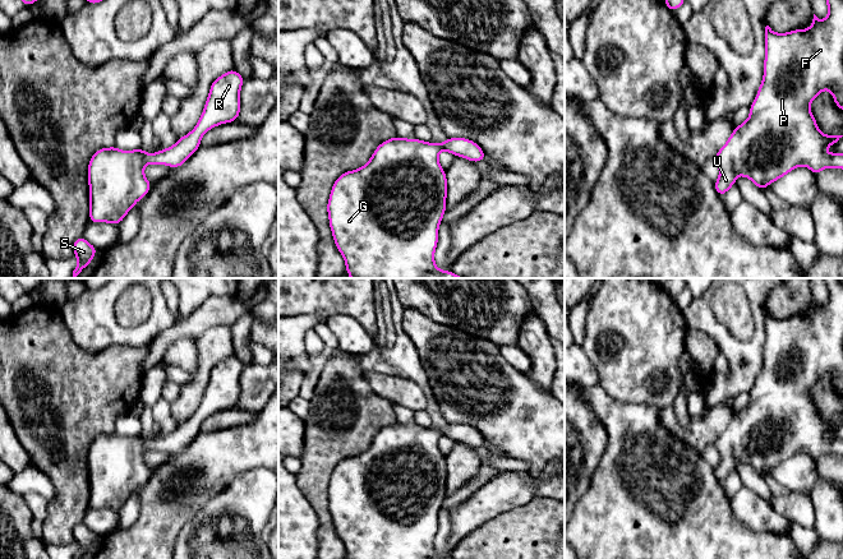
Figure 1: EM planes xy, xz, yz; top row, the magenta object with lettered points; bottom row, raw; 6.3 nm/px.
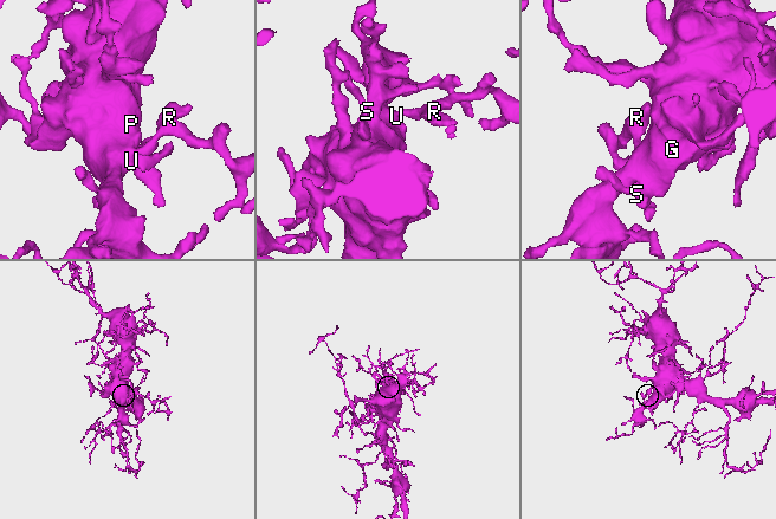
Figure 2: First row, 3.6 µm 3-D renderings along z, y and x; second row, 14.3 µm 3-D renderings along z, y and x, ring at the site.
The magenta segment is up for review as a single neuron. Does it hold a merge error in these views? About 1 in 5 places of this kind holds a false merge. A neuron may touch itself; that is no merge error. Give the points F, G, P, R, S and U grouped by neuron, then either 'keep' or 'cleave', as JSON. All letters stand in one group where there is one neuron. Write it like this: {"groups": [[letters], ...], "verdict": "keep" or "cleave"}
{"groups": [["F", "G", "P", "R", "S", "U"]], "verdict": "keep"}

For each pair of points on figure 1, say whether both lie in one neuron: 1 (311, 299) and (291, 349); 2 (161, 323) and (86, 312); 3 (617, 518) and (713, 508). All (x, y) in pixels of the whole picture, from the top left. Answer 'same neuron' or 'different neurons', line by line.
1: different neurons
2: same neuron
3: same neuron

